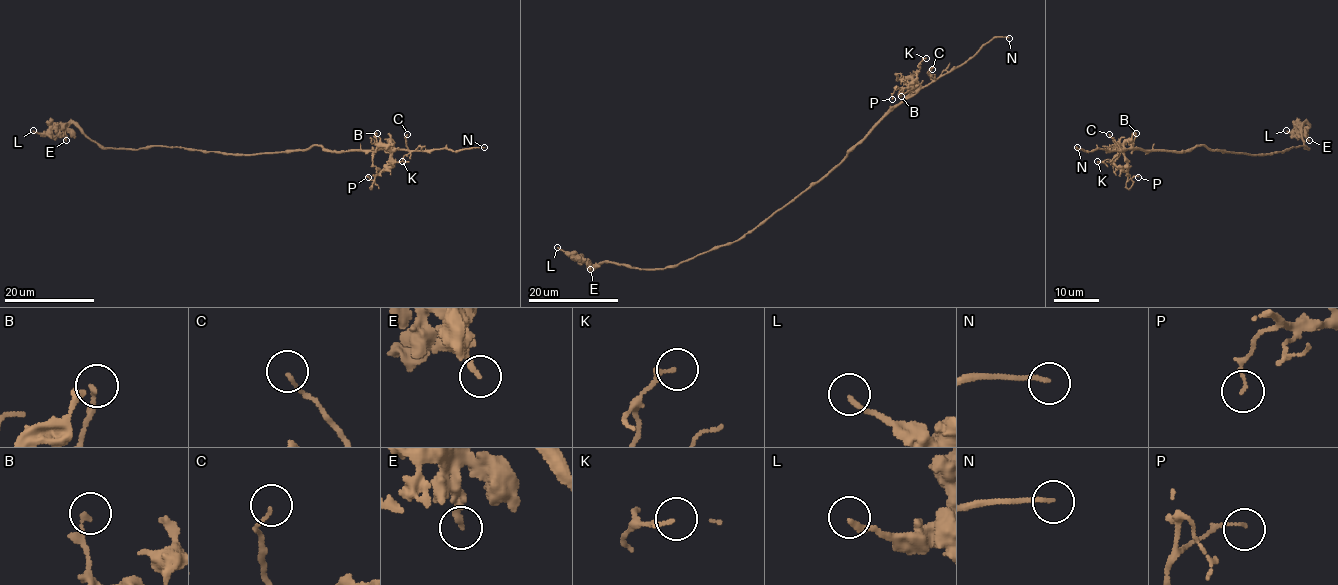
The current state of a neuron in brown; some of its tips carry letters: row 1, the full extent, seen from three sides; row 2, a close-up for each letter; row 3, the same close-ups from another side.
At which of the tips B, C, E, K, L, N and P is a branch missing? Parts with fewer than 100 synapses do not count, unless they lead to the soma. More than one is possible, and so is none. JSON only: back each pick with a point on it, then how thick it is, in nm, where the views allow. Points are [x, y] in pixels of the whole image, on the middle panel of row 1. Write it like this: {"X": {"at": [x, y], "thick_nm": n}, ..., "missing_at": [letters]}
{"N": {"at": [1009, 38], "thick_nm": 150}, "missing_at": ["N"]}

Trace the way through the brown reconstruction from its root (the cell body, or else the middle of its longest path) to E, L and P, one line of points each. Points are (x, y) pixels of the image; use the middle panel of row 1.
E: (791, 202), (737, 240), (715, 246), (675, 265), (664, 268), (630, 268), (599, 263), (590, 269)
L: (791, 202), (737, 240), (664, 268), (630, 268), (613, 263), (599, 263), (590, 268), (557, 247)
P: (791, 202), (823, 179), (919, 86), (899, 87), (892, 99)

